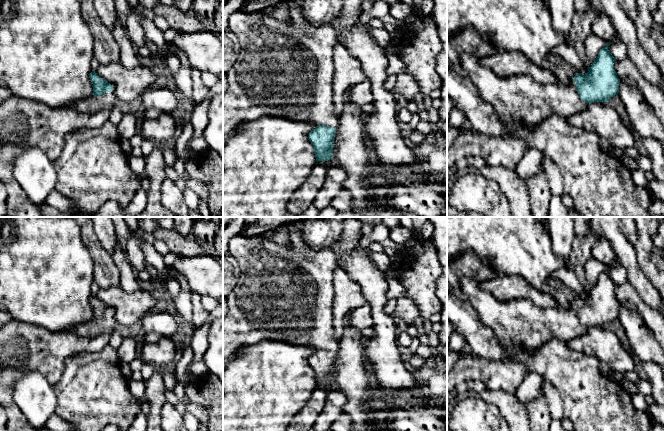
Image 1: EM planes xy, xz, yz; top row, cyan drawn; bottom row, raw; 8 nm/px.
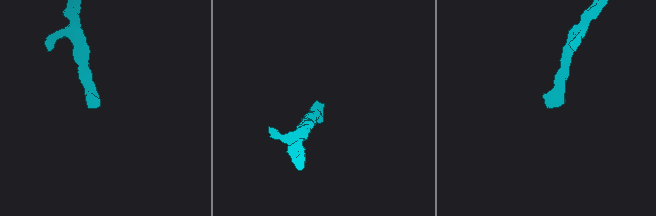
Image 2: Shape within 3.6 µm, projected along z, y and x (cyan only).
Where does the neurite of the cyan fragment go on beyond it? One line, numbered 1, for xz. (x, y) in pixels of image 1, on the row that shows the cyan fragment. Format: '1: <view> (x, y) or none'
1: xz (286, 69)

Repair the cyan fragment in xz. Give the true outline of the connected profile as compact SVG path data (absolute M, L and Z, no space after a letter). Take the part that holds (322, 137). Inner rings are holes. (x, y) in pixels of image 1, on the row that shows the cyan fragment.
M294 0L288 2L288 22L278 21L265 13L246 13L240 10L229 17L229 30L238 38L240 51L234 65L226 72L228 86L223 93L223 137L229 136L238 123L252 121L266 114L310 122L316 126L308 134L316 162L325 162L333 157L334 136L339 126L333 102L333 56L335 46L340 43L340 34L331 24L312 26L304 19L300 5Z

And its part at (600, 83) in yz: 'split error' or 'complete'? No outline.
split error

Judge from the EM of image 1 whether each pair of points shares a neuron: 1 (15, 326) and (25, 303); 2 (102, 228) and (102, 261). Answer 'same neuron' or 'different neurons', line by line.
1: different neurons
2: different neurons

